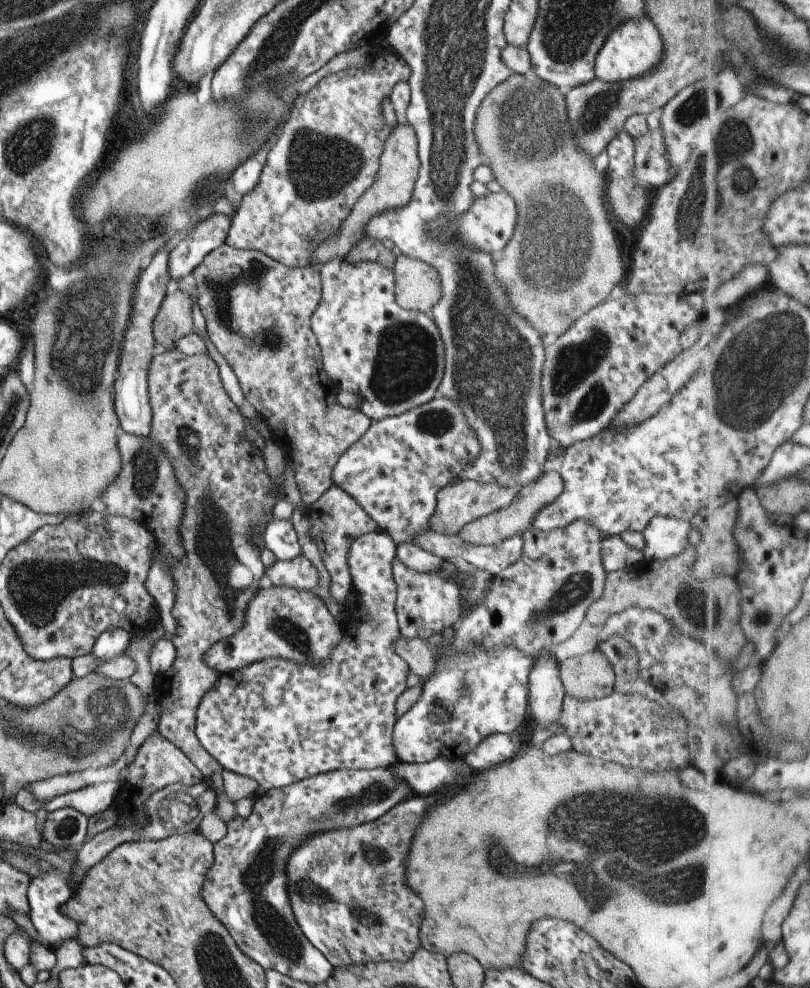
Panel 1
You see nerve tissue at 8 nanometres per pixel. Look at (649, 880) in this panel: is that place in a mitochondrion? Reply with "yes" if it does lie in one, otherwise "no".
yes

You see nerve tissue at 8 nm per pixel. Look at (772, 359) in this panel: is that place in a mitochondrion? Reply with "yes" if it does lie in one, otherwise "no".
yes

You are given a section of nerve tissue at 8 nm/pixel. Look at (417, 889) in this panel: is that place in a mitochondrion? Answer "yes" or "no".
no

